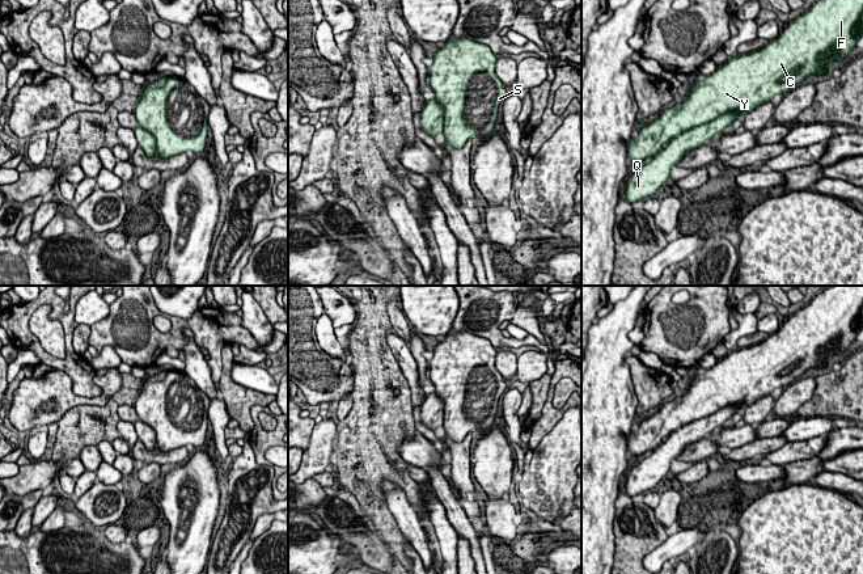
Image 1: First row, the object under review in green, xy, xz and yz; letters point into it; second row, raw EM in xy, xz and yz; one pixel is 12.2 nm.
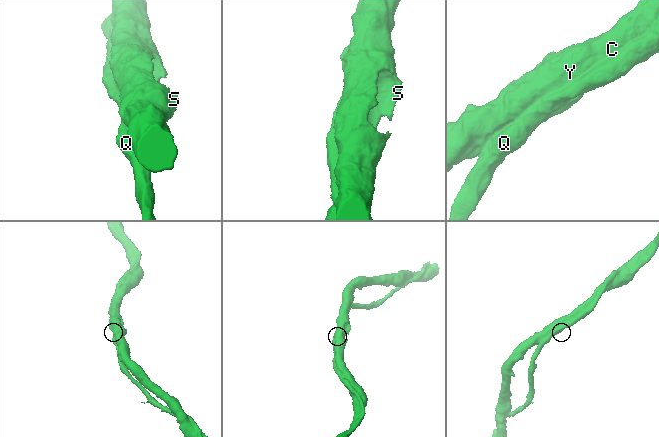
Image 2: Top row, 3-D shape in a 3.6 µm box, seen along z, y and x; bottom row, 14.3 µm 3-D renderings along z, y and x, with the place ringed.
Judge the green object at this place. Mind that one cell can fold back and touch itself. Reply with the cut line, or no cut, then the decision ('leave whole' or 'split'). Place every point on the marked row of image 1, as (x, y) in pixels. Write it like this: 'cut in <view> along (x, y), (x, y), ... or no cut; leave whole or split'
no cut; leave whole

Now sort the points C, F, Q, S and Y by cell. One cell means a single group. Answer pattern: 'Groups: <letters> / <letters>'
Groups: C F Q S Y

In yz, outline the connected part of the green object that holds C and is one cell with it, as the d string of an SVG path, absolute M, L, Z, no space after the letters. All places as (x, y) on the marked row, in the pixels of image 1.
M816 0L813 7L795 21L774 41L765 47L744 55L729 58L703 81L695 81L685 100L669 109L650 124L639 124L638 140L627 143L627 156L639 163L647 157L652 160L635 172L627 182L625 198L629 203L647 199L653 194L663 193L669 185L670 169L682 157L703 144L711 143L723 130L739 117L754 110L758 105L770 101L775 94L787 93L811 75L824 75L833 64L849 56L856 42L863 35L863 0Z

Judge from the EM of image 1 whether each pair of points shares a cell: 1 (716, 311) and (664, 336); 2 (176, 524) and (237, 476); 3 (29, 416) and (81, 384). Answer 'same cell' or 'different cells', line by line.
1: same cell
2: different cells
3: different cells

